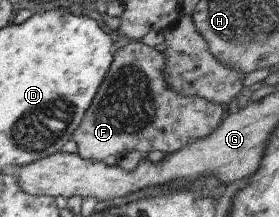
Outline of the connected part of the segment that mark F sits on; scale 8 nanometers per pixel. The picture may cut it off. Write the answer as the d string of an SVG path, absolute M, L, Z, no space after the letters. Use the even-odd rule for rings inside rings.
M131 41L112 55L108 71L101 80L85 110L72 140L82 159L103 161L109 156L117 160L131 150L146 155L151 150L165 154L185 143L208 135L223 118L219 103L209 102L197 95L177 94L164 79L166 56L154 47Z

